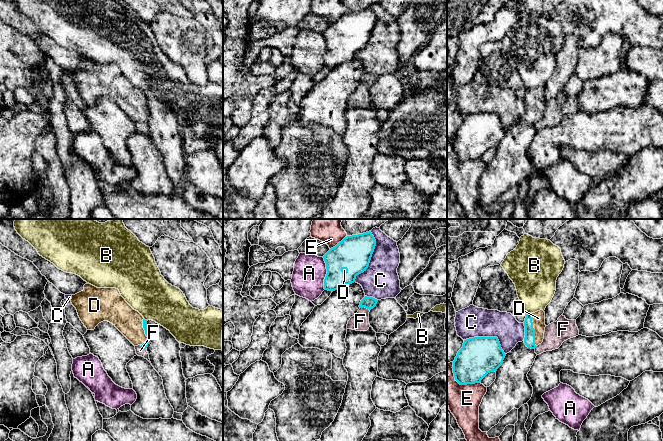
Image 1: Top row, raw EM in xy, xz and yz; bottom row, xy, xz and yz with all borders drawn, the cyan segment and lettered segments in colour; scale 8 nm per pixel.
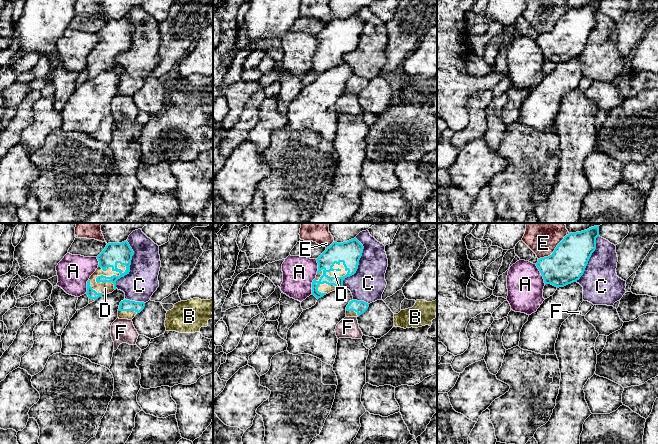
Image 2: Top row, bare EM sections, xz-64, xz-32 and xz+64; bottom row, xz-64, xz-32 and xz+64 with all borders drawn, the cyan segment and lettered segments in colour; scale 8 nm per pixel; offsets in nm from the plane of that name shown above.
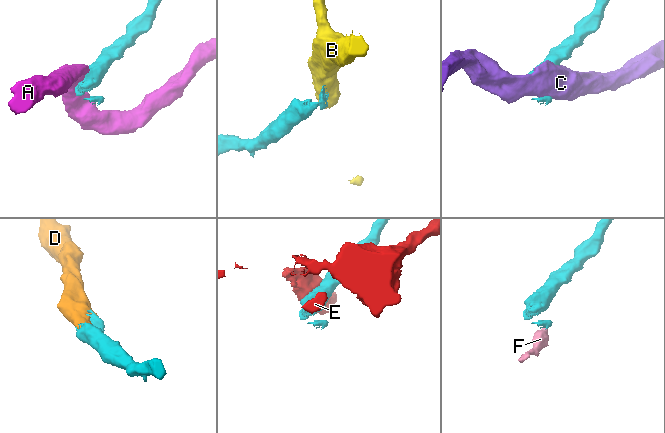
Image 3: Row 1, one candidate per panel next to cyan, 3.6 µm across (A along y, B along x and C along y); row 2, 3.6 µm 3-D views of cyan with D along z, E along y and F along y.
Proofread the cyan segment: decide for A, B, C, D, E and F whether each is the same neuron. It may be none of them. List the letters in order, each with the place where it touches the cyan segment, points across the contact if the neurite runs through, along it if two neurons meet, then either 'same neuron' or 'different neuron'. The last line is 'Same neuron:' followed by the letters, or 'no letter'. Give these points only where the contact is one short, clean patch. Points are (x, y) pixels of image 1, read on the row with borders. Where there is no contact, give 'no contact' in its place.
A: xz (327, 273) | along xz (322, 257), (326, 269), (325, 289) | different neuron
B: yz (528, 313) | along yz (531, 312), (526, 314) | different neuron
C: xz (371, 256) | different neuron
D: yz (534, 330) | same neuron
E: xz (339, 242) | different neuron
F: xz (365, 307) | along xz (360, 307), (366, 307), (369, 310) | different neuron
Same neuron: D

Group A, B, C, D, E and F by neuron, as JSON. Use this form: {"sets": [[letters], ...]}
{"sets": [["A"], ["B"], ["C", "F"], ["D"], ["E"]]}

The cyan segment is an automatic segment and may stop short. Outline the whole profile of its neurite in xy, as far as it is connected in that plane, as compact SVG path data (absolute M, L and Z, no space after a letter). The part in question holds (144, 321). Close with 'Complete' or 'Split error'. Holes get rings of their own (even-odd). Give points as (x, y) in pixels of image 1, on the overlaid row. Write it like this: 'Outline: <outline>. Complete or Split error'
Outline: M85 284L83 291L72 295L71 303L87 330L108 321L134 346L148 347L147 320L125 301L118 289Z. Split error

